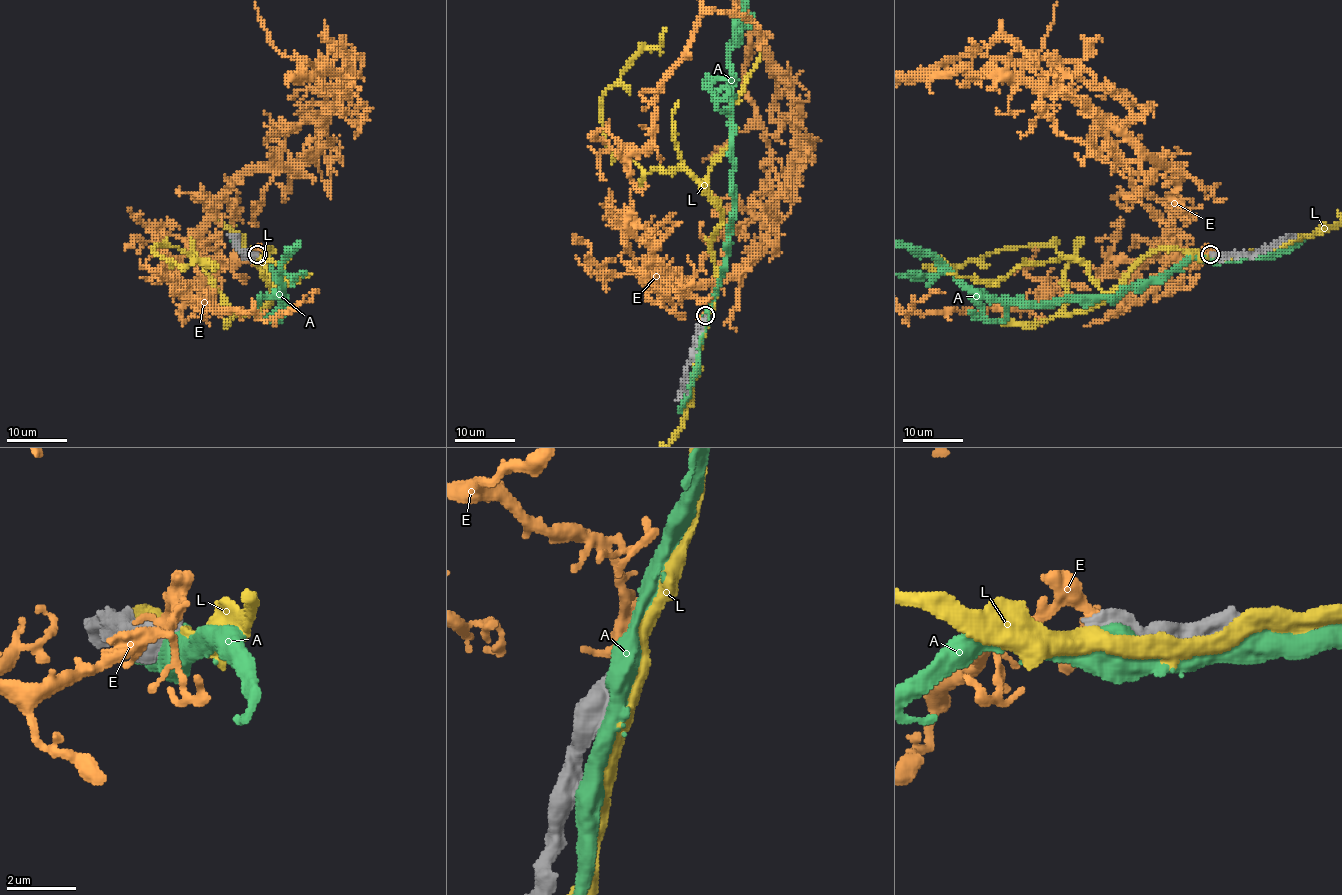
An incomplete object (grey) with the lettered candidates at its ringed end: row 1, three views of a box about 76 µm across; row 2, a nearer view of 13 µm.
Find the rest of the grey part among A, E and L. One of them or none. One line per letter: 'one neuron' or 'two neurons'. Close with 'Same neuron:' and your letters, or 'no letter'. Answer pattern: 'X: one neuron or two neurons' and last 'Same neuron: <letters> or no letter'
A: two neurons
E: two neurons
L: two neurons
Same neuron: no letter

